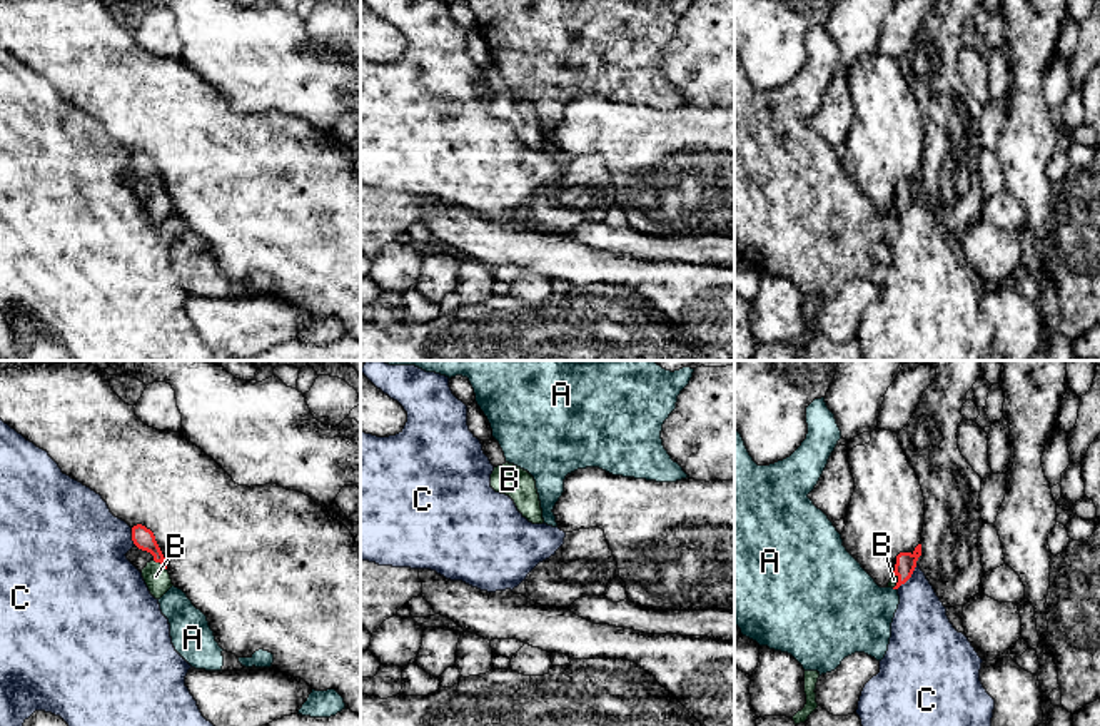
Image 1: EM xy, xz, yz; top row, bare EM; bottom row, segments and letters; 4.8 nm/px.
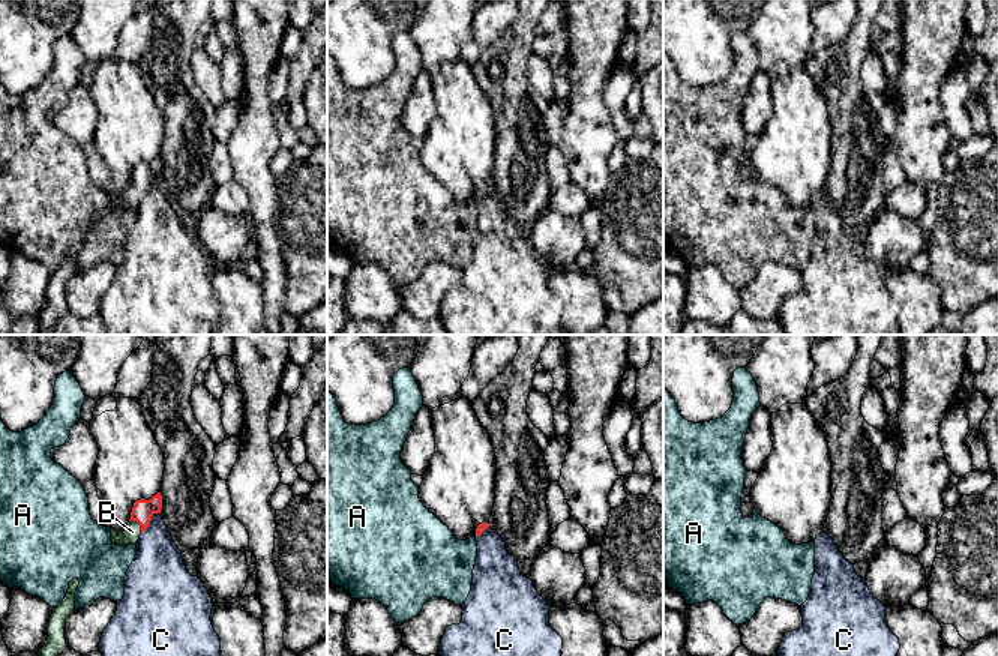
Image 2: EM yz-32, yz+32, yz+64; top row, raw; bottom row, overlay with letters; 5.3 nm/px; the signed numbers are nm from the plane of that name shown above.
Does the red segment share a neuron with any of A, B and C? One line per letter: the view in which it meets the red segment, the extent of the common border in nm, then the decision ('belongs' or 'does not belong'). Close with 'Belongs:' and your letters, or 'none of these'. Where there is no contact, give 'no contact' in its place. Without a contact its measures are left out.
A: yz | 30 nm | does not belong
B: xy | 80 nm | belongs
C: yz | 160 nm | does not belong
Belongs: B

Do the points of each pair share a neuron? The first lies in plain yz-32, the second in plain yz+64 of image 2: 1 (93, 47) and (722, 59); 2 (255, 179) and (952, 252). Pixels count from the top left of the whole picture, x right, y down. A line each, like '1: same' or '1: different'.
1: different
2: different

